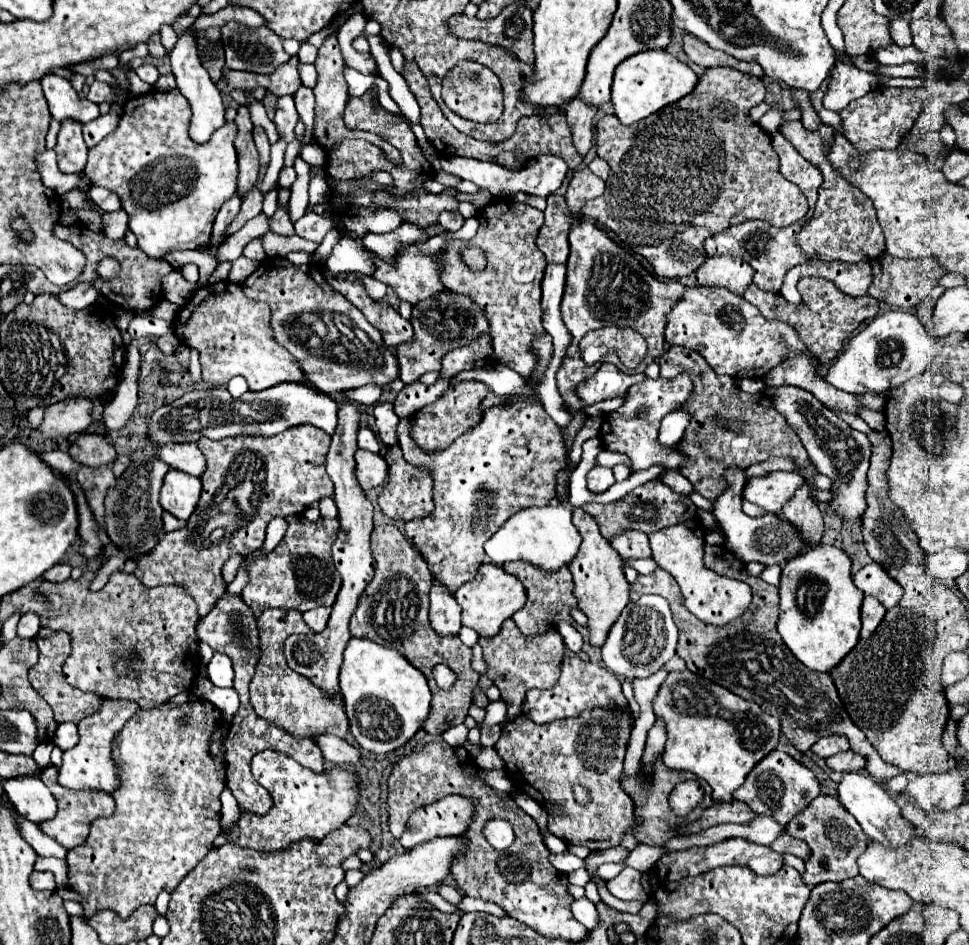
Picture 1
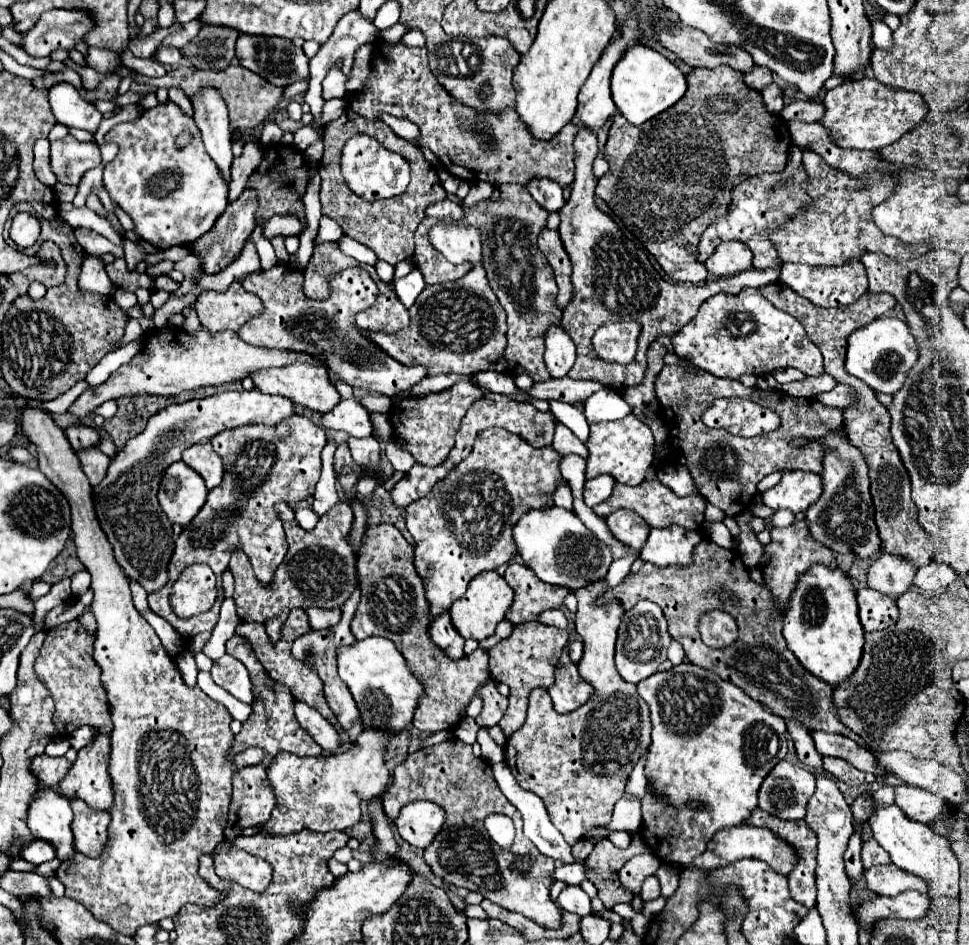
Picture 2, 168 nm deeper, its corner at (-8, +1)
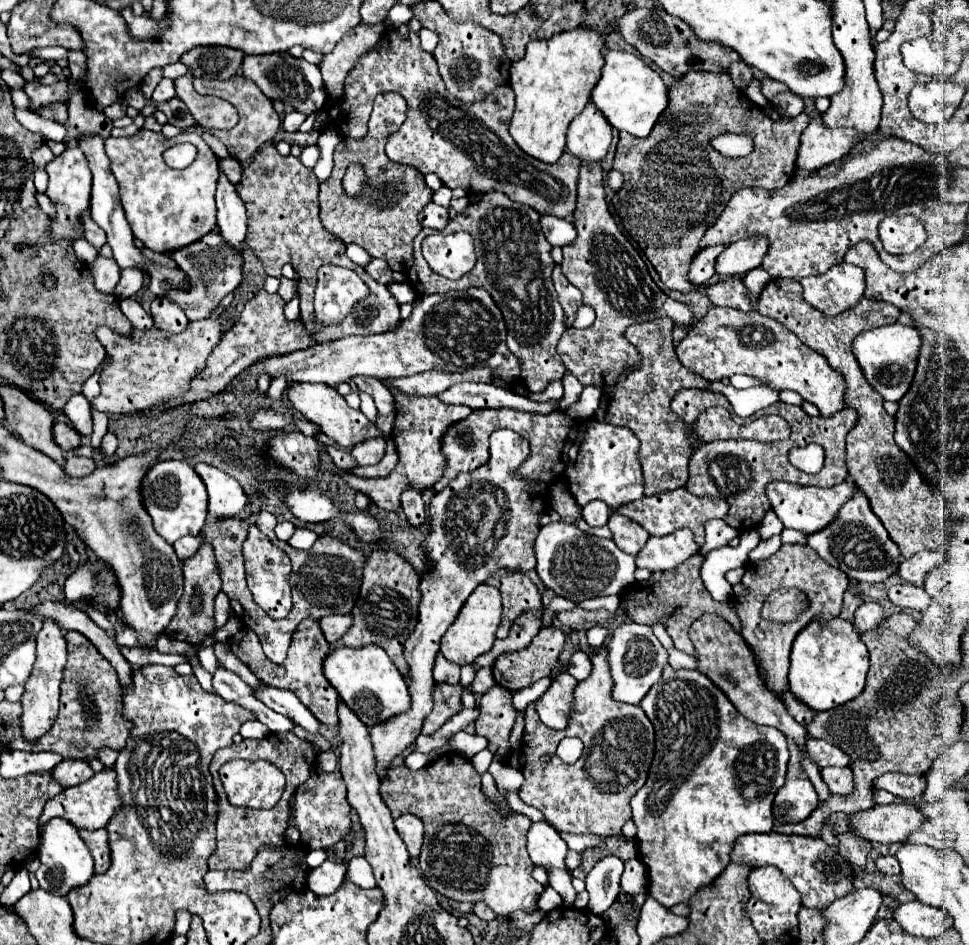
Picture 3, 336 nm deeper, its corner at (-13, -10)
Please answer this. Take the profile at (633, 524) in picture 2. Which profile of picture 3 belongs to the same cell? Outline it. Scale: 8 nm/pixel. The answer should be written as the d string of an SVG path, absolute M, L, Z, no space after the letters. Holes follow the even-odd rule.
M617 512L609 514L609 530L613 532L613 542L617 544L617 548L621 548L627 554L637 556L637 552L645 546L649 532L645 532L645 528L641 528L639 524L633 524L633 520L629 520L627 516L621 516Z

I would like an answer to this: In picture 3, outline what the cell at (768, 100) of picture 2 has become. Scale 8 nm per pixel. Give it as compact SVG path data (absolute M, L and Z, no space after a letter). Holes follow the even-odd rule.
M753 80L753 82L749 82L749 86L745 88L745 94L757 104L757 106L767 106L769 102L767 102L767 98L761 94L761 90L759 90L759 86L757 86L759 82L757 80Z

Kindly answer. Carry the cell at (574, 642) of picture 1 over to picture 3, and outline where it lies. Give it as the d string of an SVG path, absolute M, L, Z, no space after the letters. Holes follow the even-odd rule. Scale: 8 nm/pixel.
M575 652L573 656L571 656L571 660L569 660L569 674L577 680L577 682L581 682L581 680L585 680L589 674L591 674L591 670L593 670L593 664L591 664L591 660L589 660L589 656L585 654L585 652Z

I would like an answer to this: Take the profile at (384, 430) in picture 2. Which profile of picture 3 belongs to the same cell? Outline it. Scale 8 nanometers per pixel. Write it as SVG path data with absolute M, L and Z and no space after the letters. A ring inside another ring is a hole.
M295 384L289 390L289 400L291 400L293 408L303 414L305 420L317 424L319 430L329 440L339 444L341 448L353 448L361 440L367 440L367 438L373 438L373 436L381 436L381 432L375 428L375 424L371 420L367 420L367 416L361 410L353 410L345 402L345 398L331 386L325 386L325 384Z

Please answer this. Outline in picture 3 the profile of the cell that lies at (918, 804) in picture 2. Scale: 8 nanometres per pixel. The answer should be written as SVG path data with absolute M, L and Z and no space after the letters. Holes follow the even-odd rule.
M873 806L863 812L853 812L849 816L849 826L855 836L869 840L873 844L905 842L905 836L919 828L921 814L917 806Z

